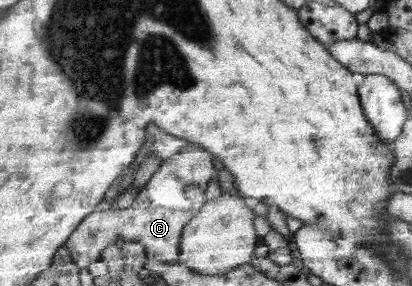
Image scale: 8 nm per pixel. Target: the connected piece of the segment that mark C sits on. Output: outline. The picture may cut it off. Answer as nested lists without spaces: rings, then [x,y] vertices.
[[[198,144],[188,145],[181,153],[164,160],[162,168],[155,173],[141,190],[133,204],[127,208],[109,208],[105,211],[94,211],[88,216],[65,247],[69,249],[75,265],[89,268],[101,261],[103,251],[113,243],[121,240],[124,243],[141,243],[145,247],[148,259],[161,263],[175,263],[181,258],[181,241],[186,226],[208,202],[205,189],[211,179],[216,178],[217,171],[214,156]]]

